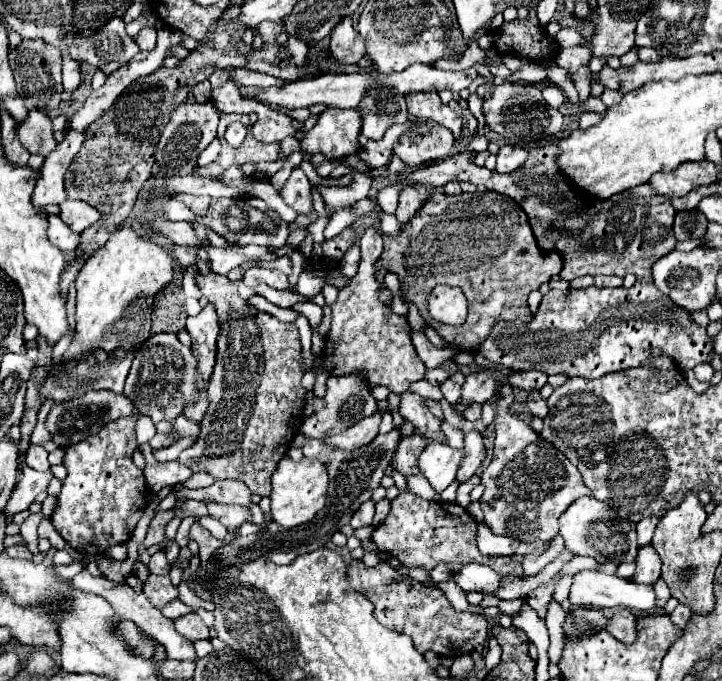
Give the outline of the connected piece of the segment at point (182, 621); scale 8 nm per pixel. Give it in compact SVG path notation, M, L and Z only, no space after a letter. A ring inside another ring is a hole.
M187 613L185 617L175 619L175 629L179 629L179 633L183 633L183 637L187 637L189 641L209 639L209 629L197 613Z

